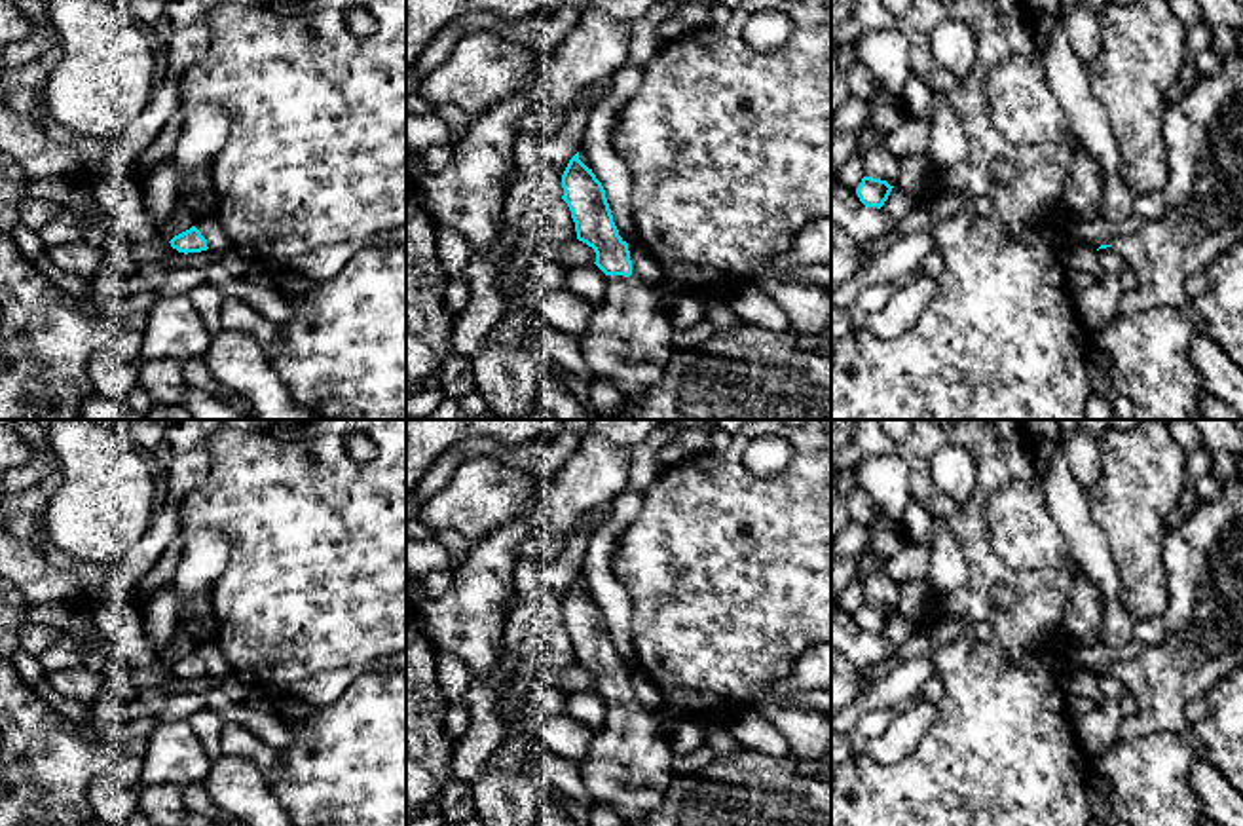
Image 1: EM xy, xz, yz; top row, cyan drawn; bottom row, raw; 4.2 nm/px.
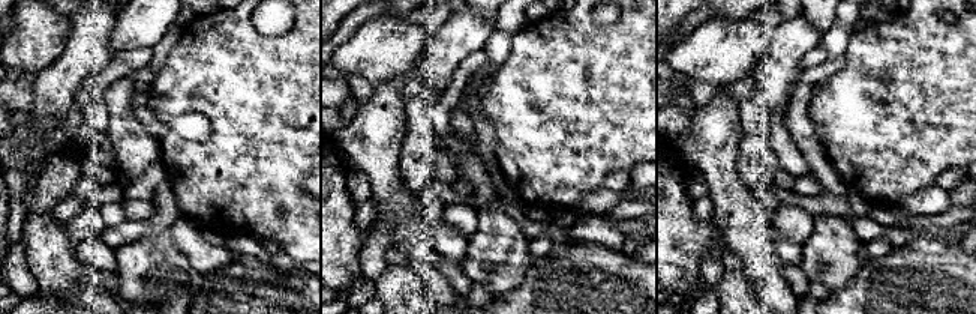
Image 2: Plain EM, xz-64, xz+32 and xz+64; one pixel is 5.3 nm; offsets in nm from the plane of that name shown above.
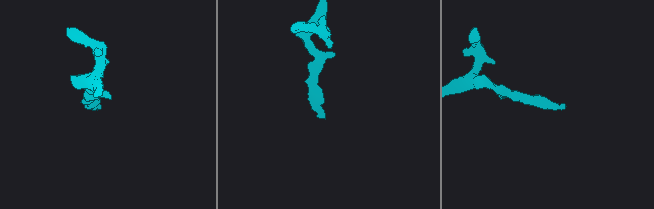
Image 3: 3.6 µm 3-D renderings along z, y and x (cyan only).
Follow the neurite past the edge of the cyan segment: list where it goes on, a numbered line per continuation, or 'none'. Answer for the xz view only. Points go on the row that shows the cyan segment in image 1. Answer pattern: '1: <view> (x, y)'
1: xz (629, 340)

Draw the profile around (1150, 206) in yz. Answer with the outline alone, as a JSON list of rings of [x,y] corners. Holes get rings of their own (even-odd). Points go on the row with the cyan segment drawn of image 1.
[[[1150,192],[1135,197],[1133,215],[1142,222],[1158,220],[1165,213],[1165,199],[1161,192]]]

